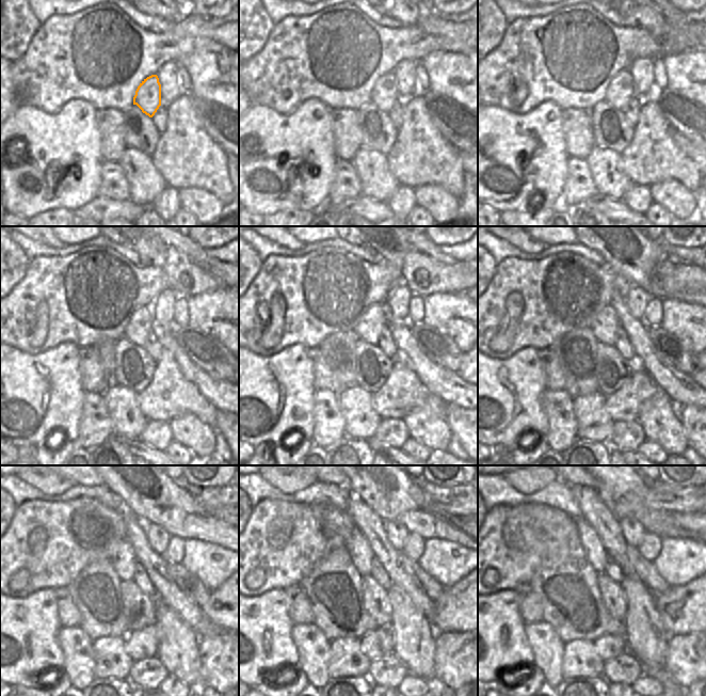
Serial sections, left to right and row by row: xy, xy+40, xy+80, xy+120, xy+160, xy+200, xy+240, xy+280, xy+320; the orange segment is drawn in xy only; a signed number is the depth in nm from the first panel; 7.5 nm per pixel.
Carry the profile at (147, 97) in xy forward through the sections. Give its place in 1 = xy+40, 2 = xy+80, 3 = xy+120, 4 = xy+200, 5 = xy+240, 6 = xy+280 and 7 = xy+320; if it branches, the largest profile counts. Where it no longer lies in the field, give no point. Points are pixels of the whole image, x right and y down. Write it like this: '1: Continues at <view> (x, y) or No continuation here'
1: Continues at xy+40 (384, 94)
2: Continues at xy+80 (621, 90)
3: Continues at xy+120 (141, 323)
4: Continues at xy+200 (606, 323)
5: Continues at xy+240 (124, 560)
6: Continues at xy+280 (362, 555)
7: Continues at xy+320 (591, 542).

